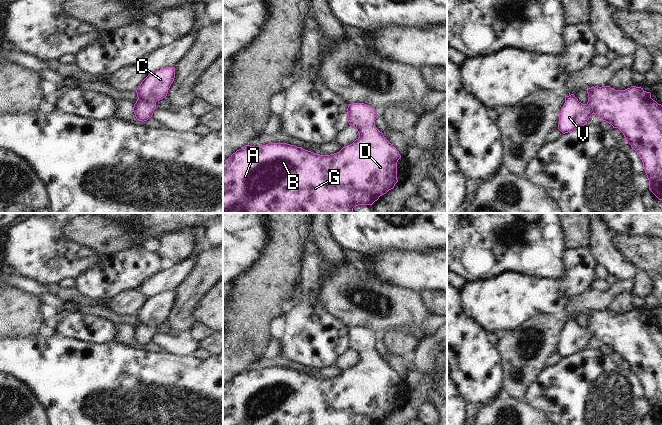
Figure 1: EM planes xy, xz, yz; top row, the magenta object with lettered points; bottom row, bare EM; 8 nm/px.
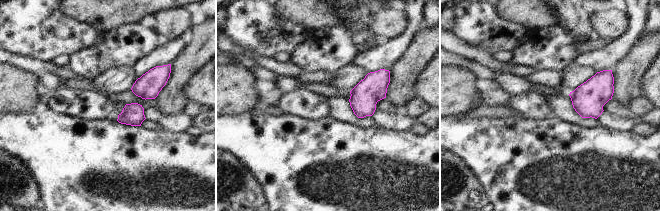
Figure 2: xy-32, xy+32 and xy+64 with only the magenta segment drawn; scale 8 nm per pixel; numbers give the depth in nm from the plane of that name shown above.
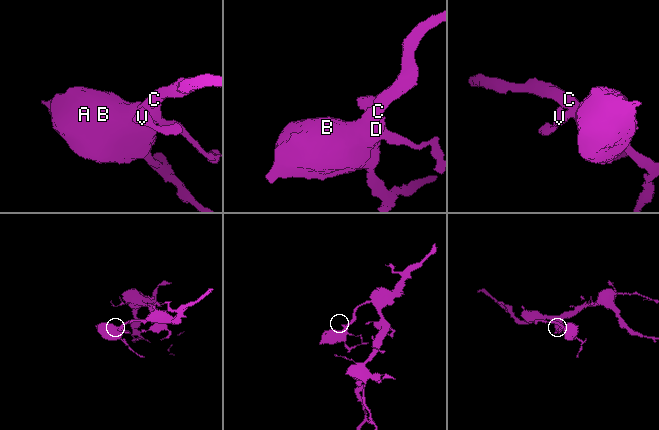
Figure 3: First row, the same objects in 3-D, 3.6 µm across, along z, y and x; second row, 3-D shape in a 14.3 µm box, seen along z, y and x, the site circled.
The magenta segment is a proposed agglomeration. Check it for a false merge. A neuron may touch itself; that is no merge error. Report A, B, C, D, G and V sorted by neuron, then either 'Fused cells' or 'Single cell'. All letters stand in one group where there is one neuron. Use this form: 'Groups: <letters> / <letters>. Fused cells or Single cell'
Groups: A B C D G V. Single cell.

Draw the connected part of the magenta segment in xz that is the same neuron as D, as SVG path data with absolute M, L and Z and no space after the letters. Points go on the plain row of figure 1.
M352 327L347 332L348 347L354 350L359 361L350 369L343 371L339 376L330 379L320 379L287 367L268 367L259 371L245 369L223 385L223 425L377 425L380 420L393 413L397 404L397 386L401 382L395 371L375 351L377 335L364 328Z

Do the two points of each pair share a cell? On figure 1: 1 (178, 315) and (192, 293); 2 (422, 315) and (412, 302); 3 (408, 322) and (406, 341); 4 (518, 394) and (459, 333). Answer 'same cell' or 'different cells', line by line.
1: same cell
2: same cell
3: different cells
4: different cells

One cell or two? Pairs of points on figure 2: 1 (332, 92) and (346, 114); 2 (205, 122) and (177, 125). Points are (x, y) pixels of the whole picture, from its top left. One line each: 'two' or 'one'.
1: two
2: two

